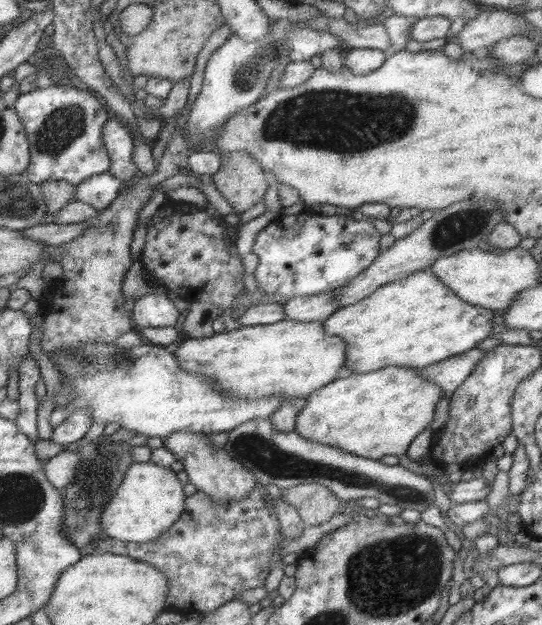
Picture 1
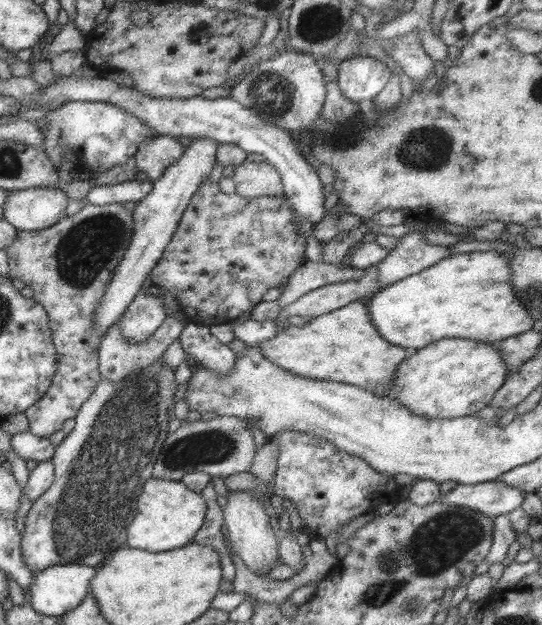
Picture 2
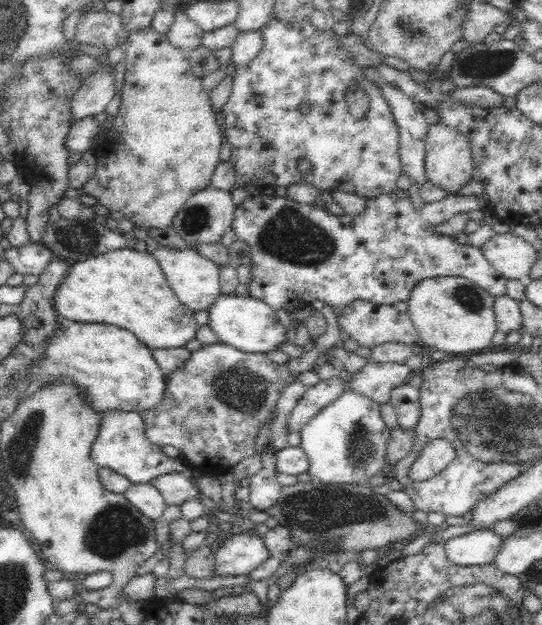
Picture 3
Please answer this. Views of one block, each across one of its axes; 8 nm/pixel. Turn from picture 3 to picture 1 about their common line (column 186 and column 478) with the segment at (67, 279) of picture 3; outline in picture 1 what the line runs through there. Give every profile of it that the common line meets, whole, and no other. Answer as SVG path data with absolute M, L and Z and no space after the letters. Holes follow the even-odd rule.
M430 269L414 272L401 280L388 282L359 302L339 307L321 322L325 334L338 336L345 343L342 371L347 373L373 372L387 366L423 368L429 363L465 352L497 328L496 320L489 309L471 306L449 291Z

